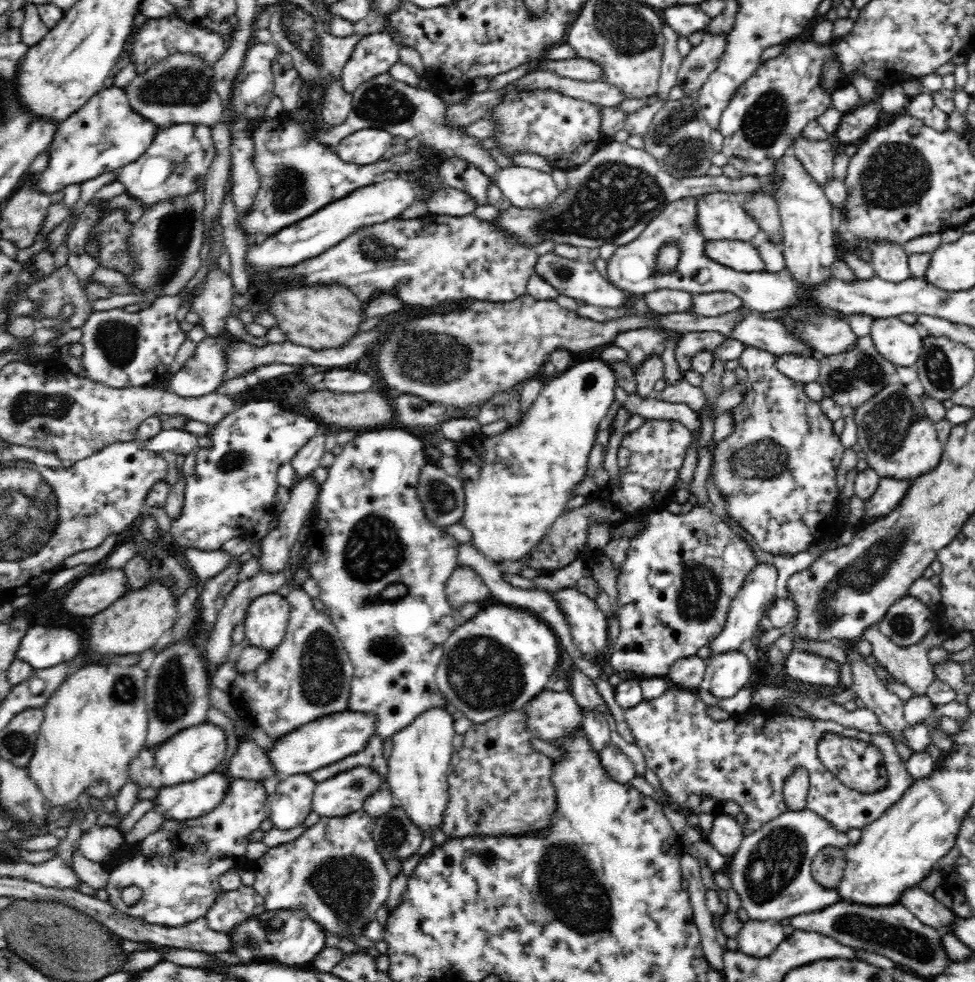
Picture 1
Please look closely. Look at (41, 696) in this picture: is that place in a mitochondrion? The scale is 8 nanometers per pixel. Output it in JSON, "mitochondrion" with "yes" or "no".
{"mitochondrion":"no"}

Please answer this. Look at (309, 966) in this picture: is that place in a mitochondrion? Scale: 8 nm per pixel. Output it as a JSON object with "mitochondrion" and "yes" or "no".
{"mitochondrion":"no"}

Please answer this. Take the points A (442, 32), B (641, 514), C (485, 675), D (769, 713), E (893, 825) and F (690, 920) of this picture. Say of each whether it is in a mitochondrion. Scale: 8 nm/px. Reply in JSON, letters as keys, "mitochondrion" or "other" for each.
{"A":"other","B":"other","C":"mitochondrion","D":"other","E":"other","F":"other"}

